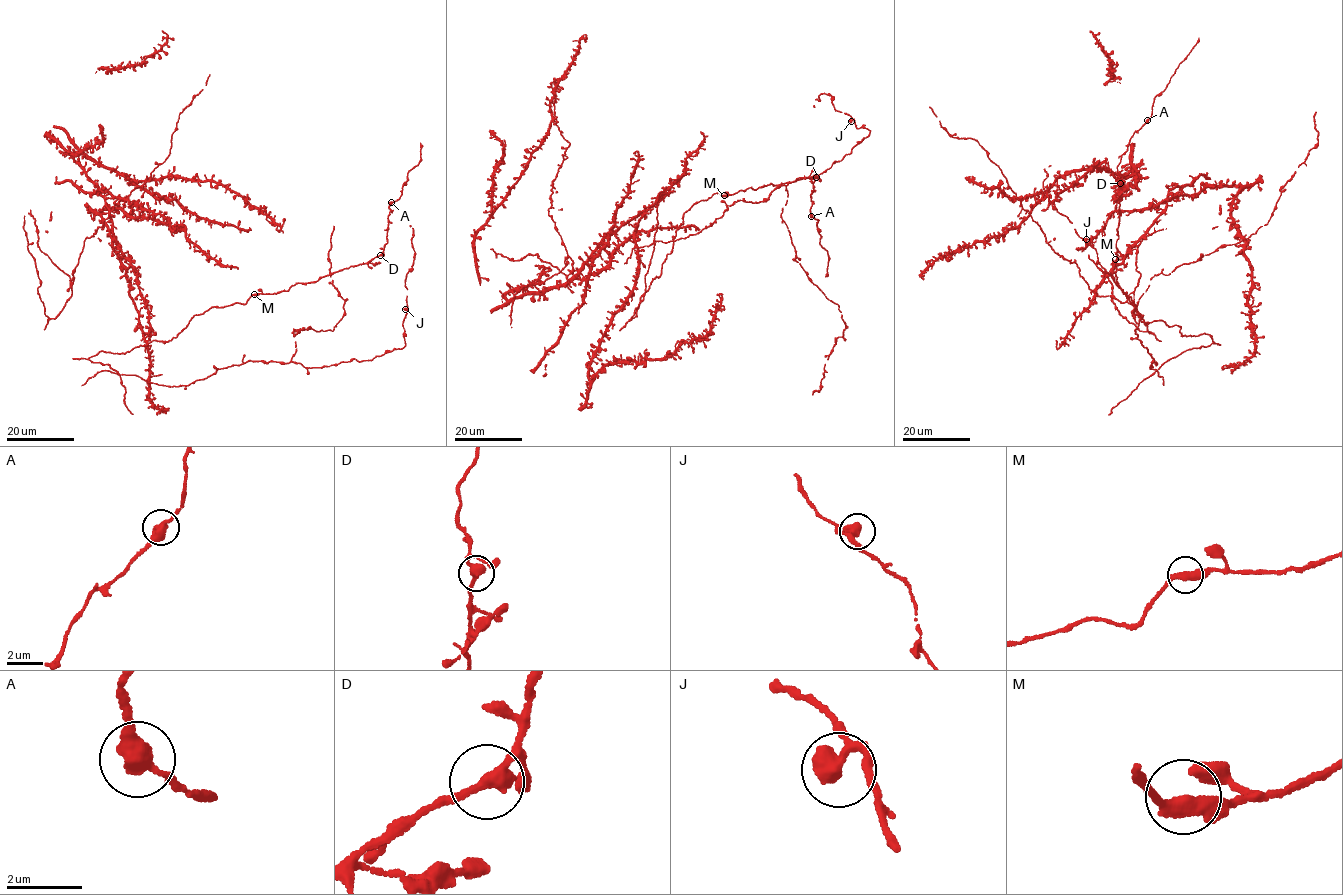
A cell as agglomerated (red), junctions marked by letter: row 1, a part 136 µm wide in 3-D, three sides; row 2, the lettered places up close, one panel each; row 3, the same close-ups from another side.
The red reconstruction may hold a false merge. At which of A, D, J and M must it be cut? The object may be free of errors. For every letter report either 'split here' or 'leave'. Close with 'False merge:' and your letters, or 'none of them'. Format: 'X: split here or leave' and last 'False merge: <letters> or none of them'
A: leave
D: leave
J: leave
M: leave
False merge: none of them

